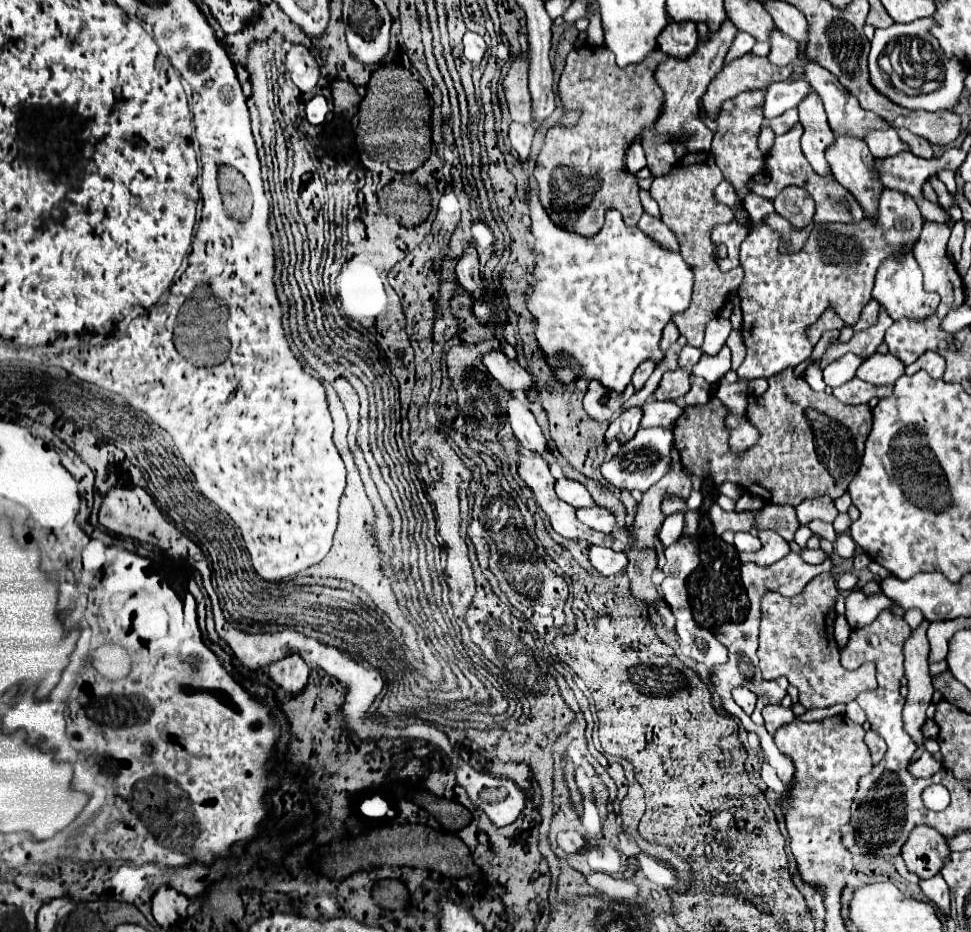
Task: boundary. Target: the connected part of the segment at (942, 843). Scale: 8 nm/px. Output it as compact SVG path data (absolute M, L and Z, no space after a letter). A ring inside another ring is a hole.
M916 827L902 849L902 859L910 873L920 879L930 879L940 873L940 867L944 867L944 859L948 859L950 853L946 839L936 829Z

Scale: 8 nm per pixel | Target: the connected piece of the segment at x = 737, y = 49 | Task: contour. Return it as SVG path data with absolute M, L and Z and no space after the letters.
M738 33L736 39L734 39L734 43L732 43L732 47L730 47L730 51L728 51L728 59L736 59L736 57L748 53L754 47L754 43L756 43L756 39L752 35Z

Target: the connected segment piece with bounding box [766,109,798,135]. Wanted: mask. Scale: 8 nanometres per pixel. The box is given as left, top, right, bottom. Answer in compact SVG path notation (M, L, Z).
M788 109L784 115L768 121L766 125L776 133L776 135L784 135L786 131L790 131L794 127L794 123L798 121L798 111L796 109Z

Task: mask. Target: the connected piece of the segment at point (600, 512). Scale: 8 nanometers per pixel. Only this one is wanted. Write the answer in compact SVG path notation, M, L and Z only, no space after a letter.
M588 507L588 509L578 509L576 511L576 519L584 525L588 525L590 529L596 529L596 531L612 531L616 529L616 521L614 521L614 515L608 511L608 509L602 509L602 507Z

